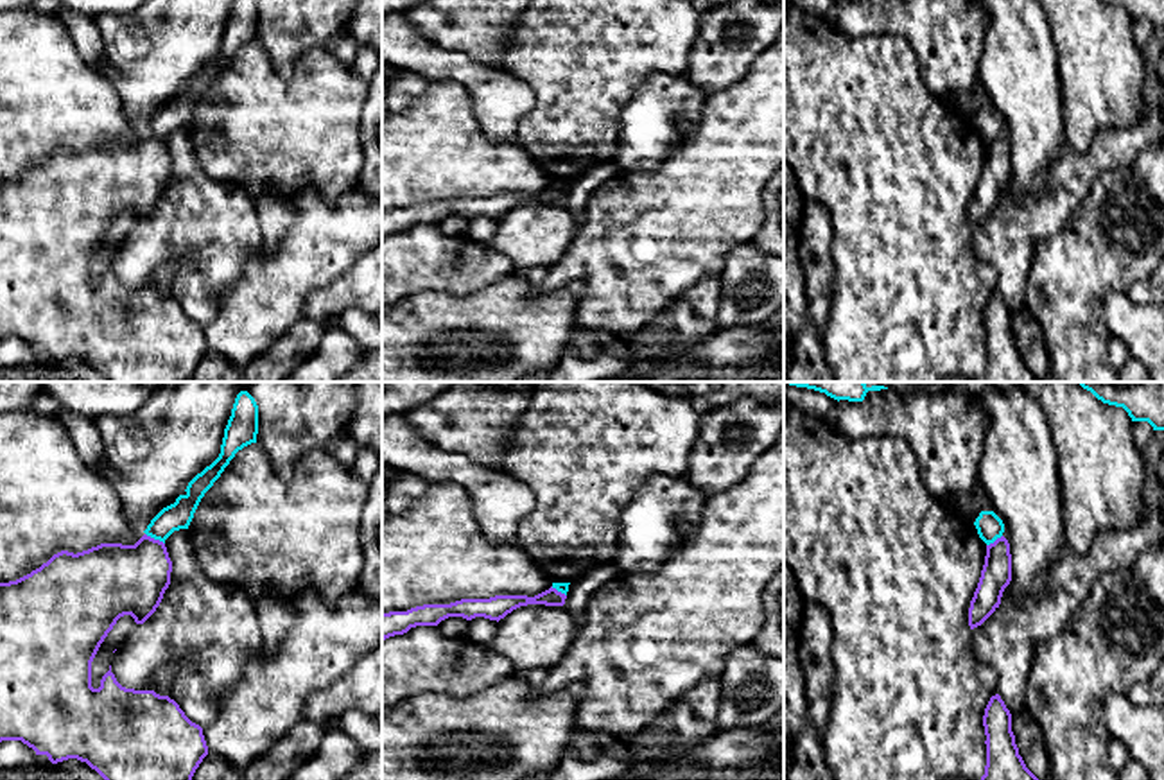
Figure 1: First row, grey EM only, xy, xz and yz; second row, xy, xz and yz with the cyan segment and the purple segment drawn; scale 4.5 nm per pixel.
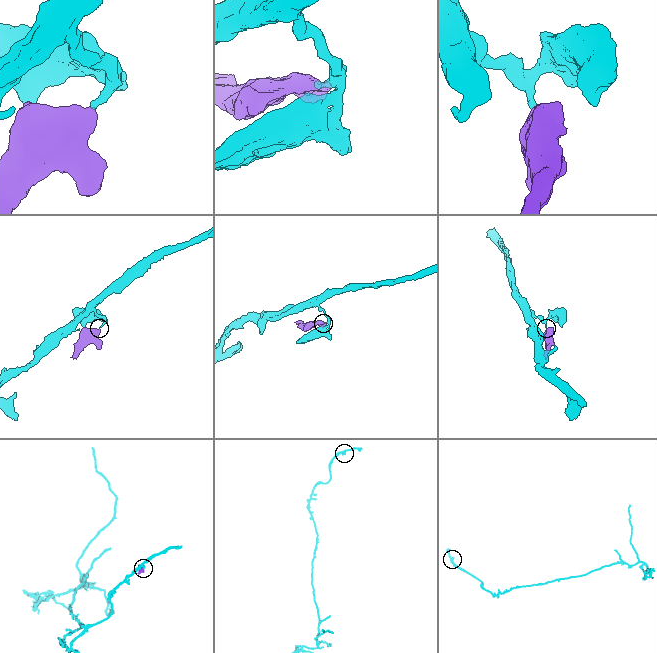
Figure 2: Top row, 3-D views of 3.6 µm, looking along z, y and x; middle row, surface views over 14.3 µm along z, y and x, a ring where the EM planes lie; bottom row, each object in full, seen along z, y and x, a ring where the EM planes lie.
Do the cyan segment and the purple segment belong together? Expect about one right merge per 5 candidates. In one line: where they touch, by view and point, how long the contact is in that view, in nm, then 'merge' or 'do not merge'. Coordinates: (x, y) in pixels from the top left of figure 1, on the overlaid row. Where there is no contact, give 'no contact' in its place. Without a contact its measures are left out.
meets cyan in xy at (155, 538); contact 100 nm long; do not merge

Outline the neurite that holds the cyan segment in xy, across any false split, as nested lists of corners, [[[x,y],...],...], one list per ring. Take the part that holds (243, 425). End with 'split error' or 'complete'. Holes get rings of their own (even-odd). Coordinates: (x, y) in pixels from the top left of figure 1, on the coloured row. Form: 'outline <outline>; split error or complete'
outline [[[240,391],[224,429],[219,457],[188,482],[185,495],[179,495],[174,504],[163,507],[143,533],[165,543],[174,531],[188,529],[204,493],[221,477],[239,450],[256,443],[256,434],[258,405],[248,391]]]; complete

